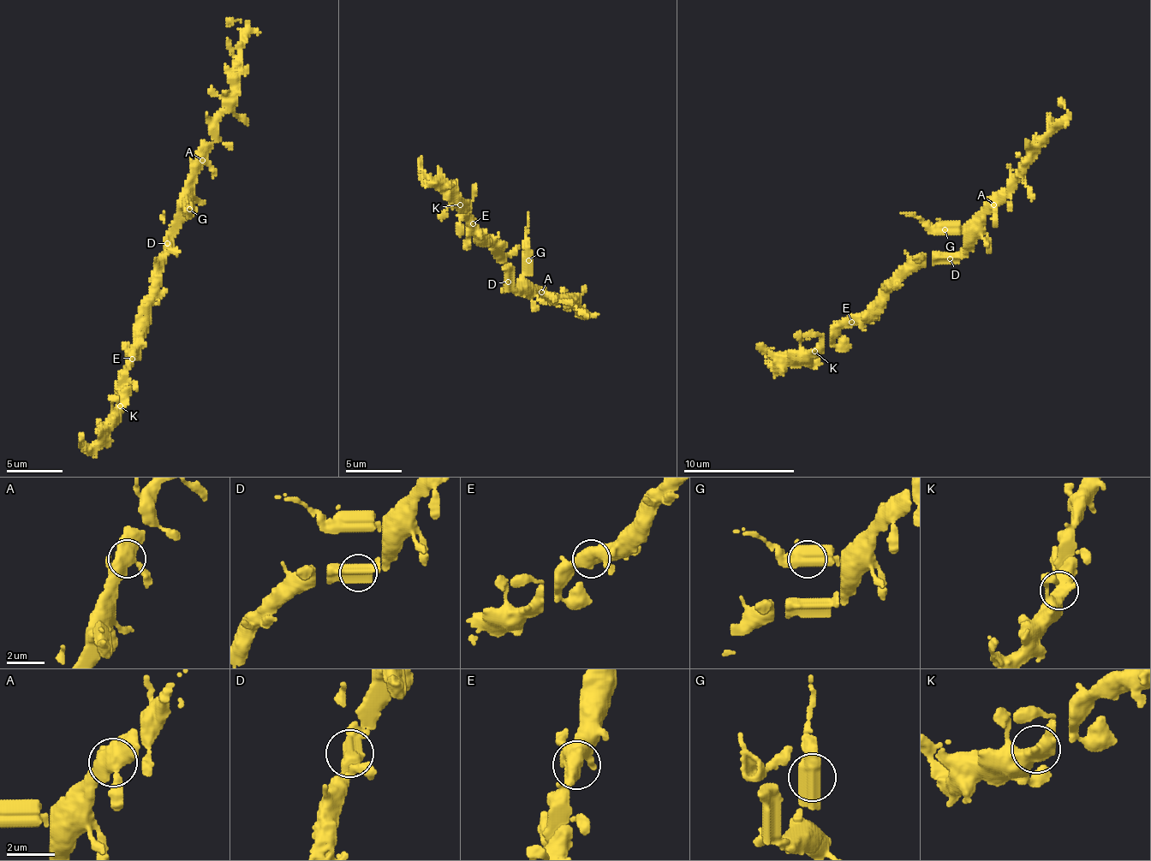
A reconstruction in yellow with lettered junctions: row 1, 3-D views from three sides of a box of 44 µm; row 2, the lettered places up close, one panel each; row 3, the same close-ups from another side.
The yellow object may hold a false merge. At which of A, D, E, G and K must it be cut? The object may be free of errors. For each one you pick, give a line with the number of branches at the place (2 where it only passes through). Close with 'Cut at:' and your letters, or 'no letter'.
Cut at: no letter

